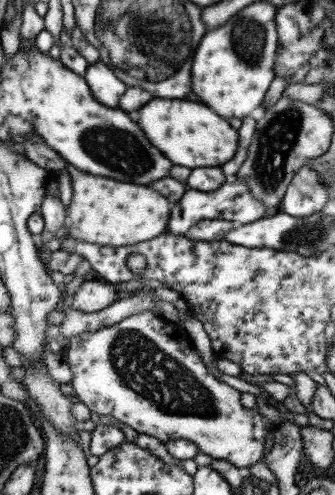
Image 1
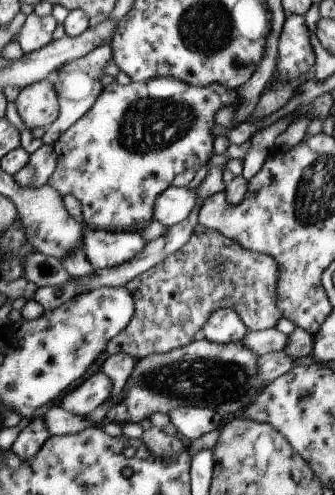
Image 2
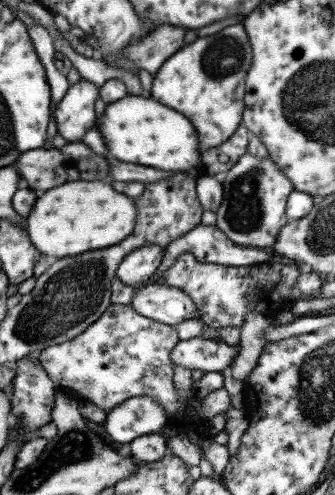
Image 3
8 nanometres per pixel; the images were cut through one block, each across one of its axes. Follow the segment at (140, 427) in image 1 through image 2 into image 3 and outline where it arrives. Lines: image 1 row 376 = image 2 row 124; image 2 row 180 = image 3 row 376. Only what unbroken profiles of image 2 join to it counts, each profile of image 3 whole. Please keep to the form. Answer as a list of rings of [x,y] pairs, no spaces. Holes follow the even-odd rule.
[[[109,304],[107,310],[79,336],[43,348],[39,352],[39,364],[57,390],[77,398],[79,402],[89,402],[105,414],[125,400],[149,396],[163,408],[169,426],[181,428],[183,434],[193,432],[201,436],[201,440],[209,440],[213,432],[207,430],[207,420],[199,416],[199,404],[203,400],[197,400],[191,390],[183,398],[179,398],[175,392],[171,350],[177,342],[179,338],[175,326],[145,318],[131,306]]]

